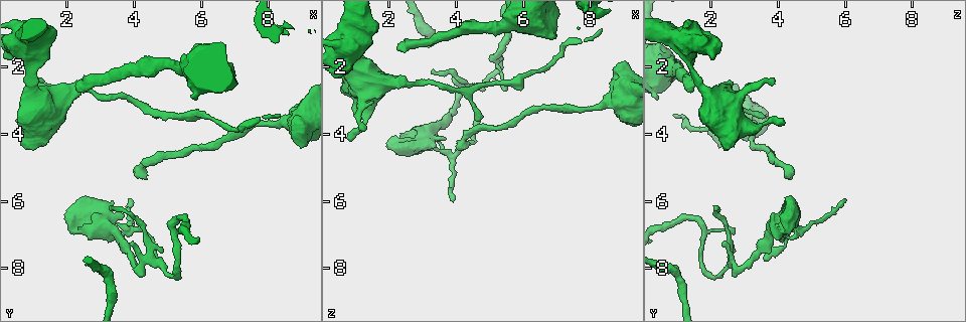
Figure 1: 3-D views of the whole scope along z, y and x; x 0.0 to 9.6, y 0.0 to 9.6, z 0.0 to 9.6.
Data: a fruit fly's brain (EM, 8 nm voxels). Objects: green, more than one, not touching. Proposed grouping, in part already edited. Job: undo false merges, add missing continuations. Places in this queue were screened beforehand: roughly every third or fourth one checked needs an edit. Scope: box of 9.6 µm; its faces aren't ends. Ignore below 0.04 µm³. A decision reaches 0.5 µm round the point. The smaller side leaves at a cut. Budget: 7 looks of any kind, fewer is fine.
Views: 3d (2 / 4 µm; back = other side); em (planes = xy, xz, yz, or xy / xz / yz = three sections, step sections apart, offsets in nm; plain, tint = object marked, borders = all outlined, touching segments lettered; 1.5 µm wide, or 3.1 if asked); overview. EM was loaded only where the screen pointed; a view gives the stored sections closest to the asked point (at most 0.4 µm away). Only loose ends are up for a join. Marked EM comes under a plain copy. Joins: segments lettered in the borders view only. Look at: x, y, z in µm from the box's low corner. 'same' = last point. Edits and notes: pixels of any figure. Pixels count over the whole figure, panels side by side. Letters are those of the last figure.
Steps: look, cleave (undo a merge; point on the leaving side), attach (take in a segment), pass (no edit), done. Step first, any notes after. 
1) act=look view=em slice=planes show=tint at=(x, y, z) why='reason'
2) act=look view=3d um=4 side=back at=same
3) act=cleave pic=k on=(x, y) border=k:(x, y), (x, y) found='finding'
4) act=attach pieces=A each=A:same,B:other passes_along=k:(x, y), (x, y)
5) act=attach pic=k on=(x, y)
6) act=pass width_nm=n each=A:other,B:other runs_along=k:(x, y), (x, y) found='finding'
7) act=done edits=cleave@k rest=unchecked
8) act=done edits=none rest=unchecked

act=look view=3d um=4 at=(0.60, 3.55, 1.75) why='stops while still wide'

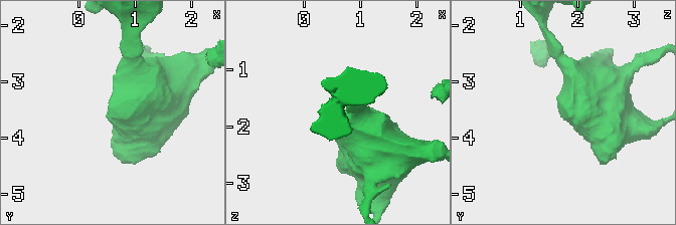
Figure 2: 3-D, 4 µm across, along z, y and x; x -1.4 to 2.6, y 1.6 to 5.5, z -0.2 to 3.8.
act=look view=em slice=yz step=8 show=borders at=(0.60, 3.55, 1.80)

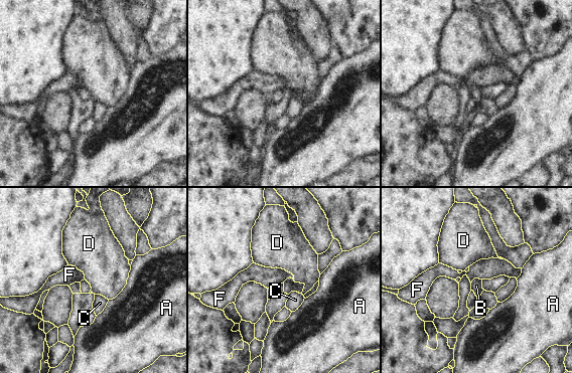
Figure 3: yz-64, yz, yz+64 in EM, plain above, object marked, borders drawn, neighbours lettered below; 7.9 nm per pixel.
act=look view=em slice=planes show=borders at=same

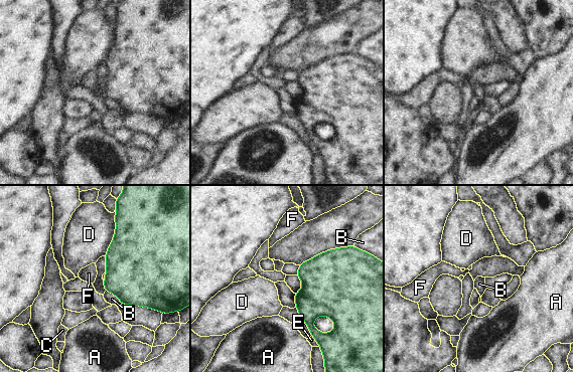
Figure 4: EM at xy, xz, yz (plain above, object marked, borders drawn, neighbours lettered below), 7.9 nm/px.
act=pass each=A:other,B:other,C:other,D:other,E:other,F:other border=4:(116, 212), (115, 234), (105, 255) found='none of them fits'

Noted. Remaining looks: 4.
act=look view=em slice=planes show=tint at=(4.75, 3.45, 3.55) why='tapers out'

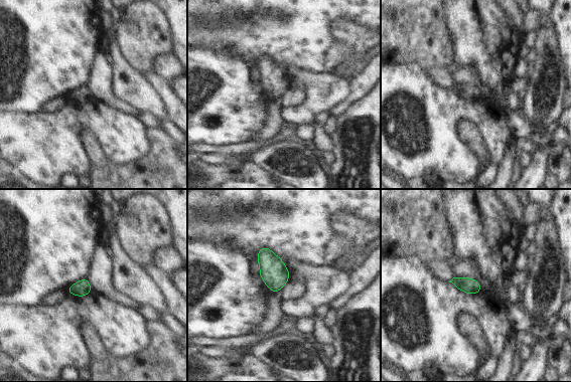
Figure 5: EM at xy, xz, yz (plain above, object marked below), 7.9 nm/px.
act=look view=em slice=planes show=borders at=same

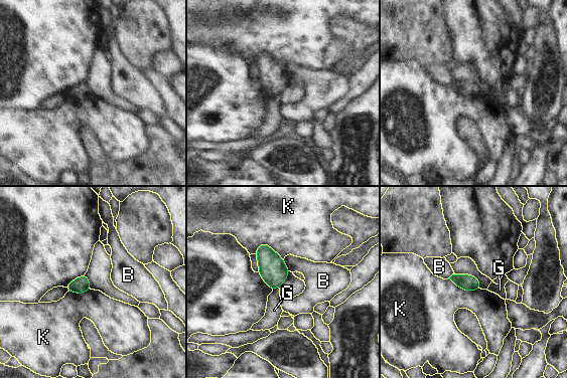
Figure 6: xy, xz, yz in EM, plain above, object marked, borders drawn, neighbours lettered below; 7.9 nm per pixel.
act=pass each=B:other,G:other,K:other border=6:(278, 288), (273, 290) found='no lettered segment goes on from it'

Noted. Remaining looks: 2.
act=look view=3d um=4 side=back at=(8.65, 3.65, 2.05) why='an open end'

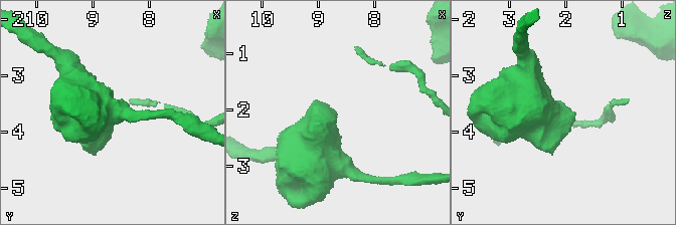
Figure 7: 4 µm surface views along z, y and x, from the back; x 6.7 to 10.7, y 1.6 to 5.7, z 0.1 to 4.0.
act=look view=em um=3.1 slice=planes show=borders at=(8.70, 3.65, 2.10)

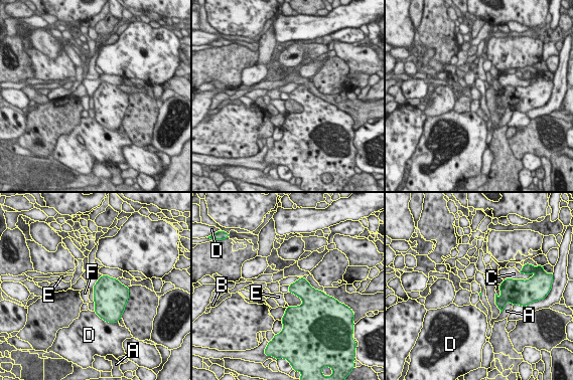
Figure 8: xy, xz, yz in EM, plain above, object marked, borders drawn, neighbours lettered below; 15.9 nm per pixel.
act=pass each=A:other,B:other,C:other,D:other,E:other,F:other found='no lettered segment goes on from it'

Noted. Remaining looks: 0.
act=done edits=none rest=unchecked

